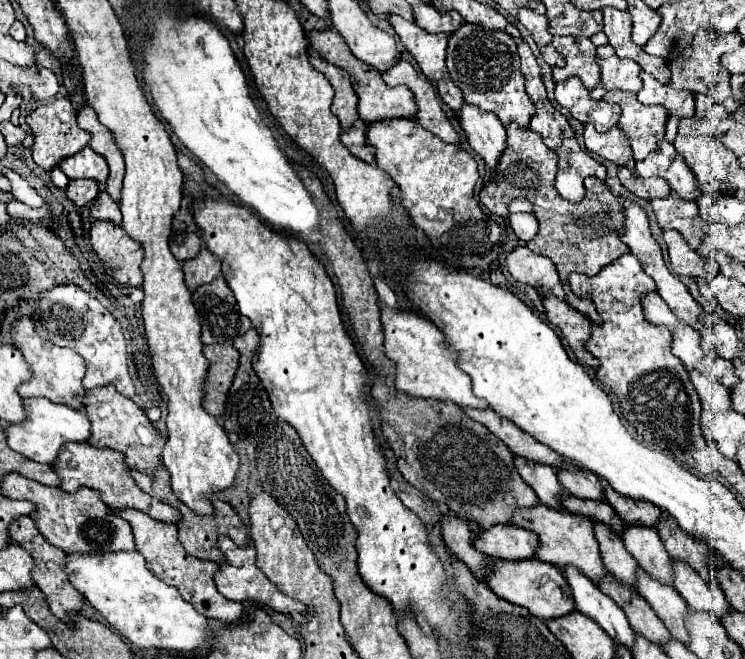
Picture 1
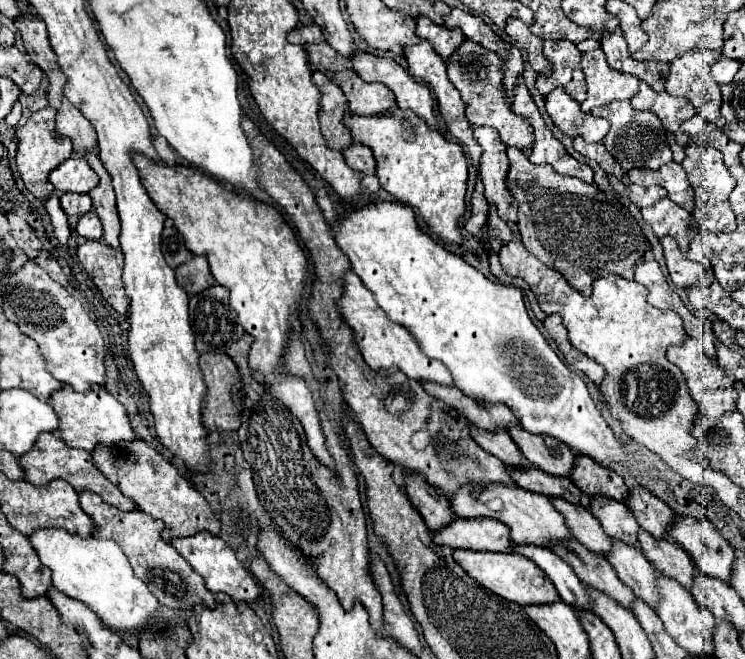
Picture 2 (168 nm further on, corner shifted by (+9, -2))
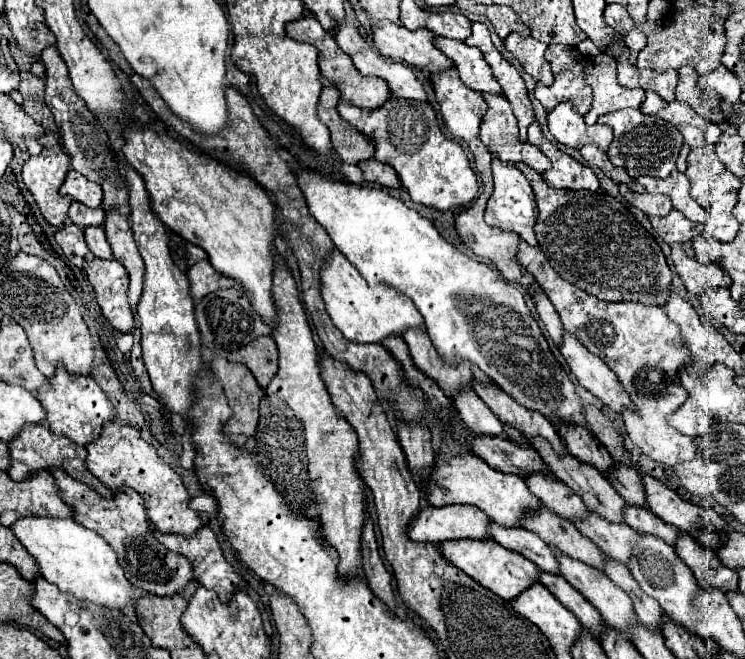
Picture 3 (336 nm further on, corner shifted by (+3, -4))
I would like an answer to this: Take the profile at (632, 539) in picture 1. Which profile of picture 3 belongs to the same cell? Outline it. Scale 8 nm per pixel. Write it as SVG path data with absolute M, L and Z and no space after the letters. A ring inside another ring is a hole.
M533 444L535 448L537 448L537 452L541 452L541 458L545 460L545 464L549 464L549 468L553 468L553 474L561 480L561 482L565 482L575 494L579 494L581 496L581 500L583 500L583 504L591 510L591 512L595 512L595 514L599 514L601 518L605 518L605 520L609 520L609 522L615 522L615 524L621 524L621 522L625 522L625 518L623 518L623 512L625 512L625 500L617 494L617 490L609 484L609 480L605 480L605 476L599 472L599 470L595 470L595 468L591 468L591 466L583 466L579 460L575 460L571 454L569 456L565 456L565 460L561 460L561 456L553 456L553 452L549 452L549 448L545 448L545 444Z

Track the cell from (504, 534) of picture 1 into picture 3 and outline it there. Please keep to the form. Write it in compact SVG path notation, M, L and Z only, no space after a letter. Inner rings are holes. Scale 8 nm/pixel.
M425 506L411 522L409 536L417 542L491 540L489 518L479 508L469 506Z

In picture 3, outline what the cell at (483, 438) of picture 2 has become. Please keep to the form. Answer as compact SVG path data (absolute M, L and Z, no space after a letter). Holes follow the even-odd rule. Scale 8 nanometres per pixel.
M465 392L465 396L457 396L457 400L453 400L459 418L463 420L463 424L477 436L501 436L501 438L509 438L505 434L505 426L501 424L501 420L489 410L489 406L473 392Z

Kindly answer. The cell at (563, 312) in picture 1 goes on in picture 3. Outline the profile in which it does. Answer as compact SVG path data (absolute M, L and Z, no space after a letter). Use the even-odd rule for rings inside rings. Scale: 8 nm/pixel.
M565 332L563 334L563 344L561 344L561 354L567 360L571 374L577 376L579 384L587 388L591 394L595 394L601 402L605 402L611 410L621 412L623 408L631 406L629 396L621 392L621 384L617 384L615 374L609 370L609 366L591 354L575 334Z

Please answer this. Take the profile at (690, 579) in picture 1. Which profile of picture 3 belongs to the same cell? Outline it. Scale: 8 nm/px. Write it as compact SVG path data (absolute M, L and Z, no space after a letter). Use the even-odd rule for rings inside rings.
M627 506L625 510L625 522L637 530L639 534L651 534L651 536L657 536L661 540L665 540L669 546L675 546L677 544L677 528L669 528L669 524L661 524L661 520L657 520L647 508L633 508L633 506Z

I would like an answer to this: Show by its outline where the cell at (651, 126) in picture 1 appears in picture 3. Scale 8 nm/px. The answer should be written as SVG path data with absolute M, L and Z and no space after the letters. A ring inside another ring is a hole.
M625 108L611 114L603 114L599 116L597 122L609 124L613 128L613 142L607 150L607 156L615 166L625 168L631 178L637 178L641 174L647 174L653 178L667 178L675 170L683 136L673 124L657 116L647 116L637 108Z

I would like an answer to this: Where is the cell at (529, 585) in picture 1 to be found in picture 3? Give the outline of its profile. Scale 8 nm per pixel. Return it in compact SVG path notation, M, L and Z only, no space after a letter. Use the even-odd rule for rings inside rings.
M461 540L461 544L439 544L443 556L453 562L457 568L467 572L473 580L501 596L503 600L513 600L527 588L531 588L535 582L539 582L539 568L525 560L525 556L517 552L509 552L507 548L501 548L497 542L493 544L477 544L477 540Z

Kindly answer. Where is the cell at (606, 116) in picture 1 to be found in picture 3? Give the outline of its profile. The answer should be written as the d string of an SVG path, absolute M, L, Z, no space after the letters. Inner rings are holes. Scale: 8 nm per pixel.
M571 102L557 104L547 116L547 124L553 138L571 148L595 144L601 150L607 150L613 140L613 130L609 126L605 124L587 126L583 116L577 114L577 108Z

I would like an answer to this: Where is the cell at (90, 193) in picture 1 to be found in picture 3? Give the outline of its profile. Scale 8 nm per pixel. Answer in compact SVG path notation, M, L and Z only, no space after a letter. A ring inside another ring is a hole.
M71 202L71 208L69 208L69 220L73 224L77 224L79 228L87 228L87 226L103 226L103 220L105 220L105 214L103 214L103 208L89 208L81 202Z

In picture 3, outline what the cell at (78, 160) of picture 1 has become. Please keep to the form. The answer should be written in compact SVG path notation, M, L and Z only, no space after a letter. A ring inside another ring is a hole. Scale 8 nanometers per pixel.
M69 170L63 186L61 186L61 194L71 196L77 202L83 202L89 208L101 208L103 204L103 190L99 184L87 180L83 174L79 174L77 170Z

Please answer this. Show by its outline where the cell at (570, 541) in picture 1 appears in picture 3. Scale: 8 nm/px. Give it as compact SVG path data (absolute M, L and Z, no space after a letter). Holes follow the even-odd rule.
M459 456L457 460L449 460L449 464L437 464L435 460L433 476L429 476L425 498L431 506L449 506L449 504L477 506L493 522L505 528L521 528L523 514L539 512L543 506L541 500L529 492L525 480L513 474L497 472L477 456Z

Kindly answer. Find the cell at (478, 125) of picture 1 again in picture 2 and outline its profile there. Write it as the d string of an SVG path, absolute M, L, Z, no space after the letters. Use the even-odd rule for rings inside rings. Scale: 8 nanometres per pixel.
M473 126L475 140L483 148L481 156L481 178L485 184L485 200L497 206L497 214L503 222L517 222L517 202L507 190L509 158L505 146L497 134L487 126Z

